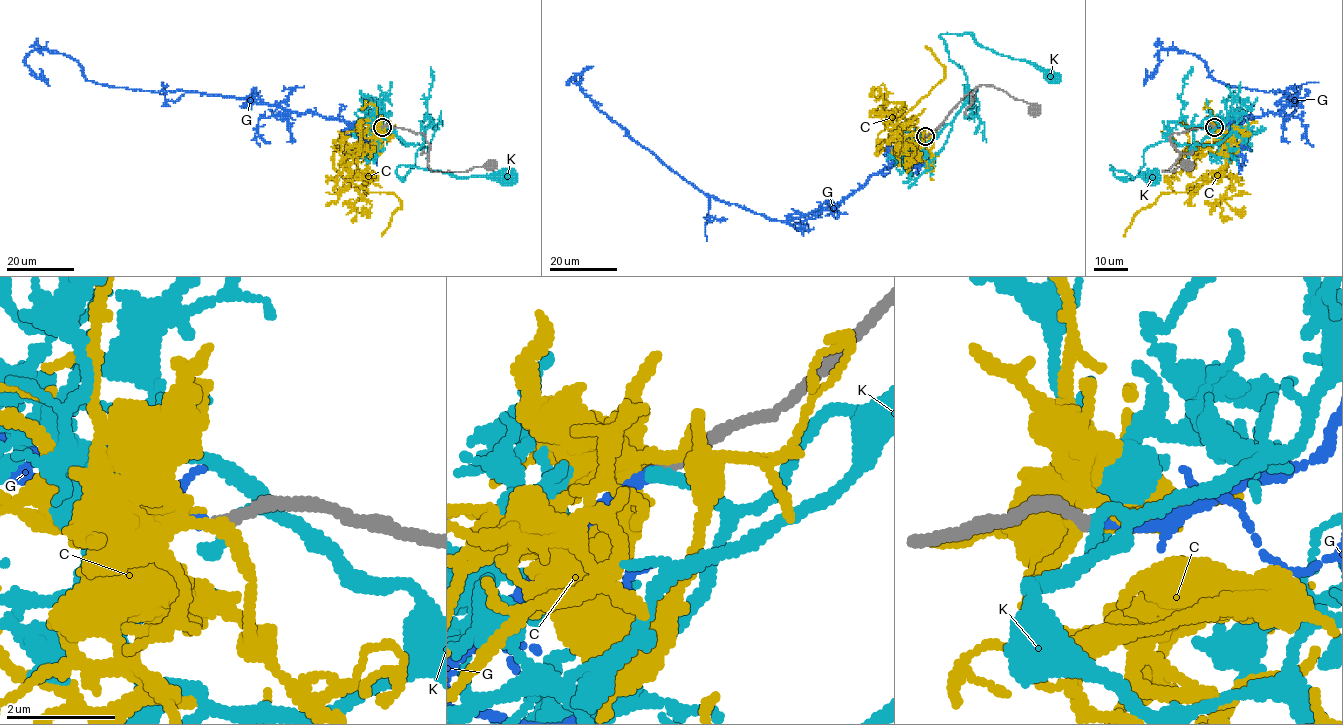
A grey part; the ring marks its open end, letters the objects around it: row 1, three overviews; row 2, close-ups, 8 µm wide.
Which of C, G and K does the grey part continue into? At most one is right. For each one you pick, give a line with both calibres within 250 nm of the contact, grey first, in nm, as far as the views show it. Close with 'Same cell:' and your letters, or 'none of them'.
G: 220 nm thick on the grey side, 240 nm on the other
Same cell: G

